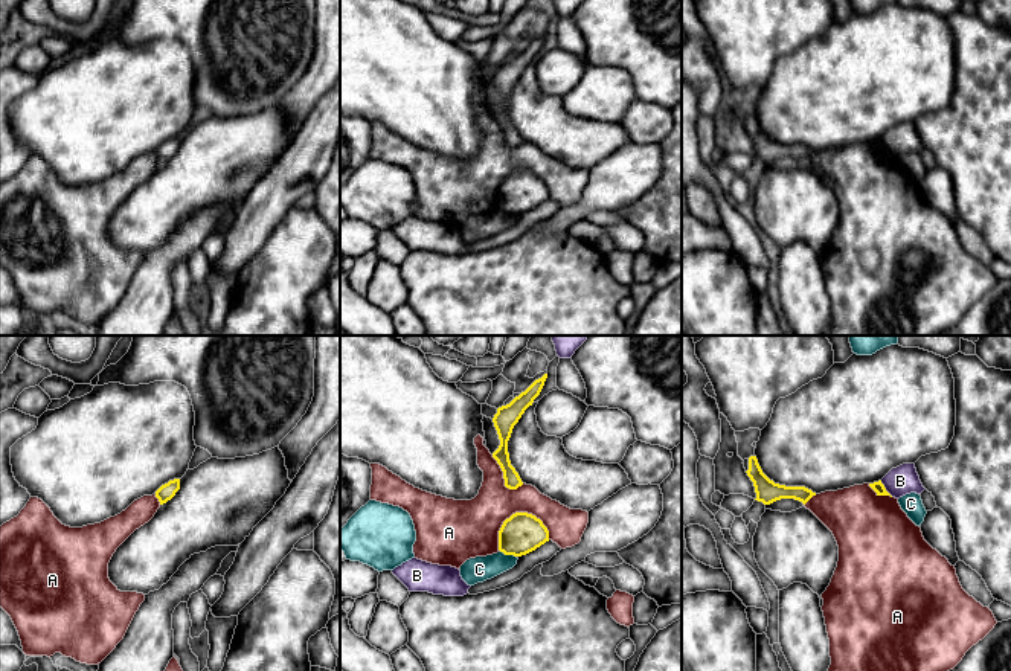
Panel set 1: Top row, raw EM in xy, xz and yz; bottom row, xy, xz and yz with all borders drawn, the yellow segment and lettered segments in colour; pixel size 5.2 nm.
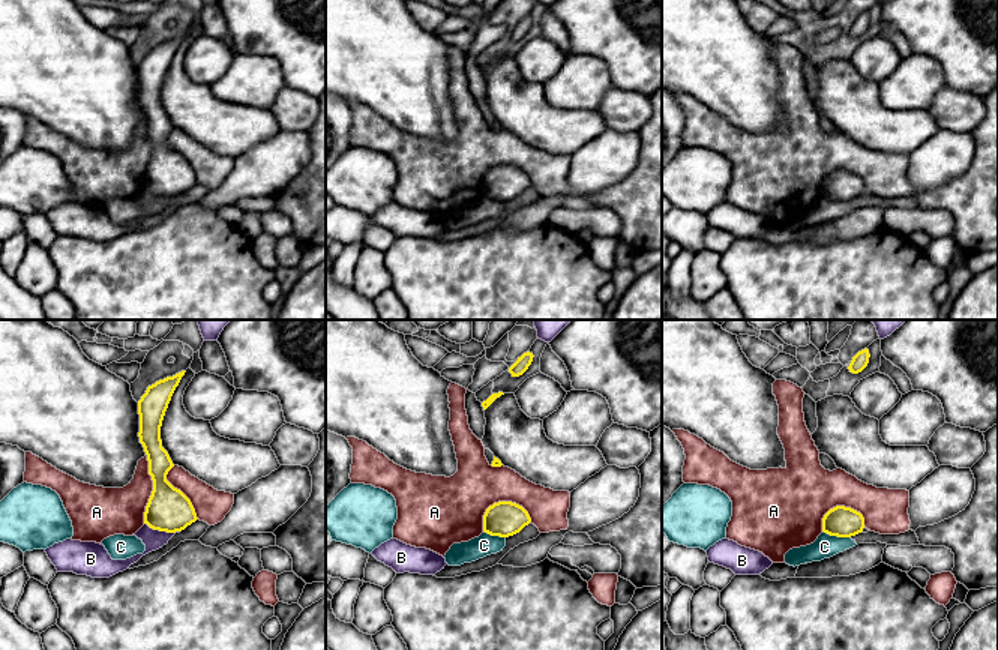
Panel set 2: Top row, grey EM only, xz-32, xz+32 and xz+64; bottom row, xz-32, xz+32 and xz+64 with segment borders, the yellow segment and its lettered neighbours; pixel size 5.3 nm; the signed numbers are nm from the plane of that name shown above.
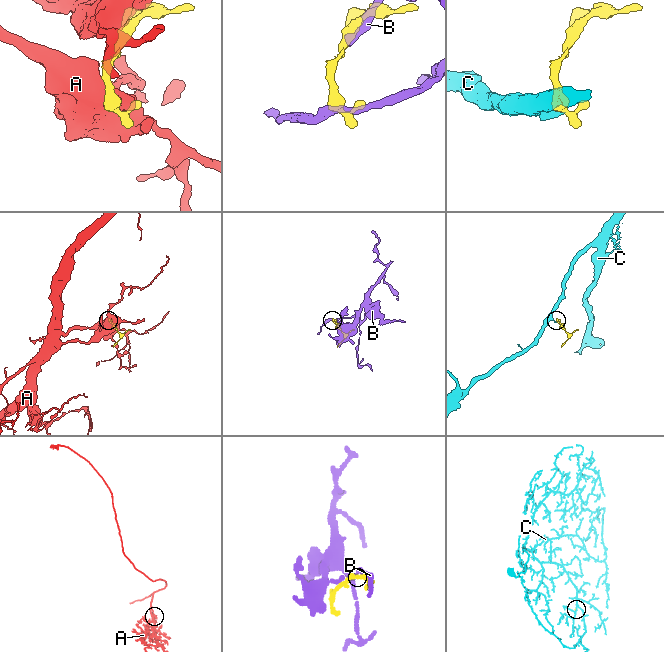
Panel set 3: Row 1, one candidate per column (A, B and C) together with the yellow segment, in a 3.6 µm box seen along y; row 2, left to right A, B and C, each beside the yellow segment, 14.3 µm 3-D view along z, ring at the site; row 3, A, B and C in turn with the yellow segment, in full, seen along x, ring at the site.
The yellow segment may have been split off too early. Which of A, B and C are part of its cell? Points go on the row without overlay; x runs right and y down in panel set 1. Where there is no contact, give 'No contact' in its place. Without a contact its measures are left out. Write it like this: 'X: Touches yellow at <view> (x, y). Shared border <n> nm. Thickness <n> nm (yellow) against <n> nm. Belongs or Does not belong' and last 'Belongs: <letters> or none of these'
A: Touches yellow at xz (513, 173). Shared border 300 nm. Thickness 220 nm (yellow) against 300 nm. Does not belong
B: Touches yellow at yz (885, 147). Shared border 110 nm. Thickness 60 nm (yellow) against 150 nm. Does not belong
C: Touches yellow at xz (508, 212). Shared border 90 nm. Thickness 220 nm (yellow) against 140 nm. Does not belong
Belongs: none of these

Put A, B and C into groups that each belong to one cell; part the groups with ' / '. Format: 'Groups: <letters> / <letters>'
Groups: A / B / C

